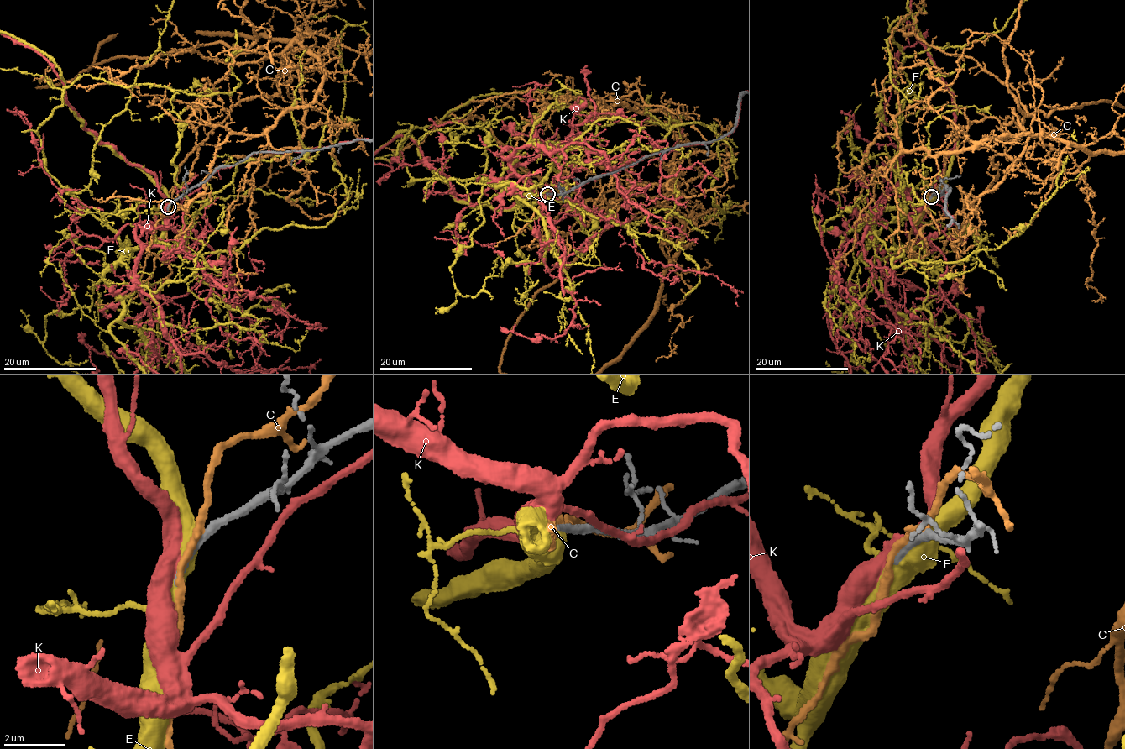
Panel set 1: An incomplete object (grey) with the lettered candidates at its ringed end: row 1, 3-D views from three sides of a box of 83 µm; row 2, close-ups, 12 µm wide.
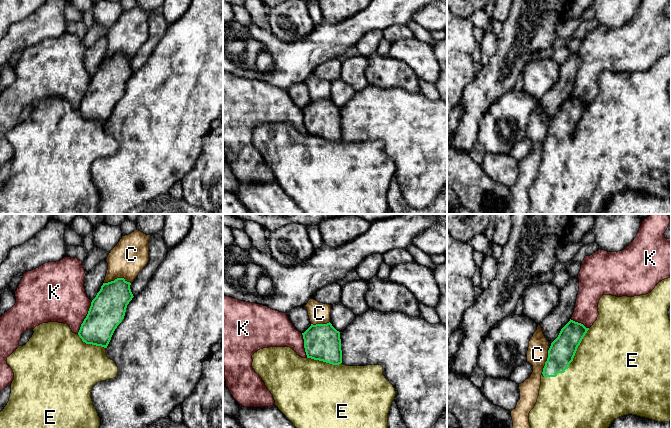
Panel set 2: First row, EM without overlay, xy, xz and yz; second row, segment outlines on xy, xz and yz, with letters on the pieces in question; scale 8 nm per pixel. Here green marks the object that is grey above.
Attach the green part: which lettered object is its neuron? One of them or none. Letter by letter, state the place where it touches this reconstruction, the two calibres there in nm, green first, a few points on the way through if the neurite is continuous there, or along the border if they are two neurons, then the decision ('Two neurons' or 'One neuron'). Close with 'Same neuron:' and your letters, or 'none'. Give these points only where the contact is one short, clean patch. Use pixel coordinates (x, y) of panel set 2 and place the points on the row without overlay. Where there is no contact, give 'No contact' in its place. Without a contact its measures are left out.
C: Touches green at xy (117, 54). Thickness 280 nm (green) against 280 nm. Two neurons
E: Touches green at yz (572, 136). Thickness 200 nm (green) against 500 nm. One neuron
K: Touches green at xy (86, 93). Thickness 280 nm (green) against 380 nm. Two neurons
Same neuron: E

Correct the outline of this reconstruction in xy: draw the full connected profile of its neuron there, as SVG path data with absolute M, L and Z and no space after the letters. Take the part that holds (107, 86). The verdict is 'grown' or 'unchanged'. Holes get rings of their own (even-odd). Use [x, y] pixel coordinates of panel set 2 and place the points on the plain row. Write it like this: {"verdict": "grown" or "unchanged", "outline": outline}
{"verdict": "grown", "outline": "M124 54L103 59L77 110L64 99L42 99L33 105L34 109L25 121L7 133L14 155L9 177L0 188L0 214L99 214L100 194L93 181L91 166L96 159L113 155L118 150L118 143L107 133L106 124L134 73L130 61Z"}

